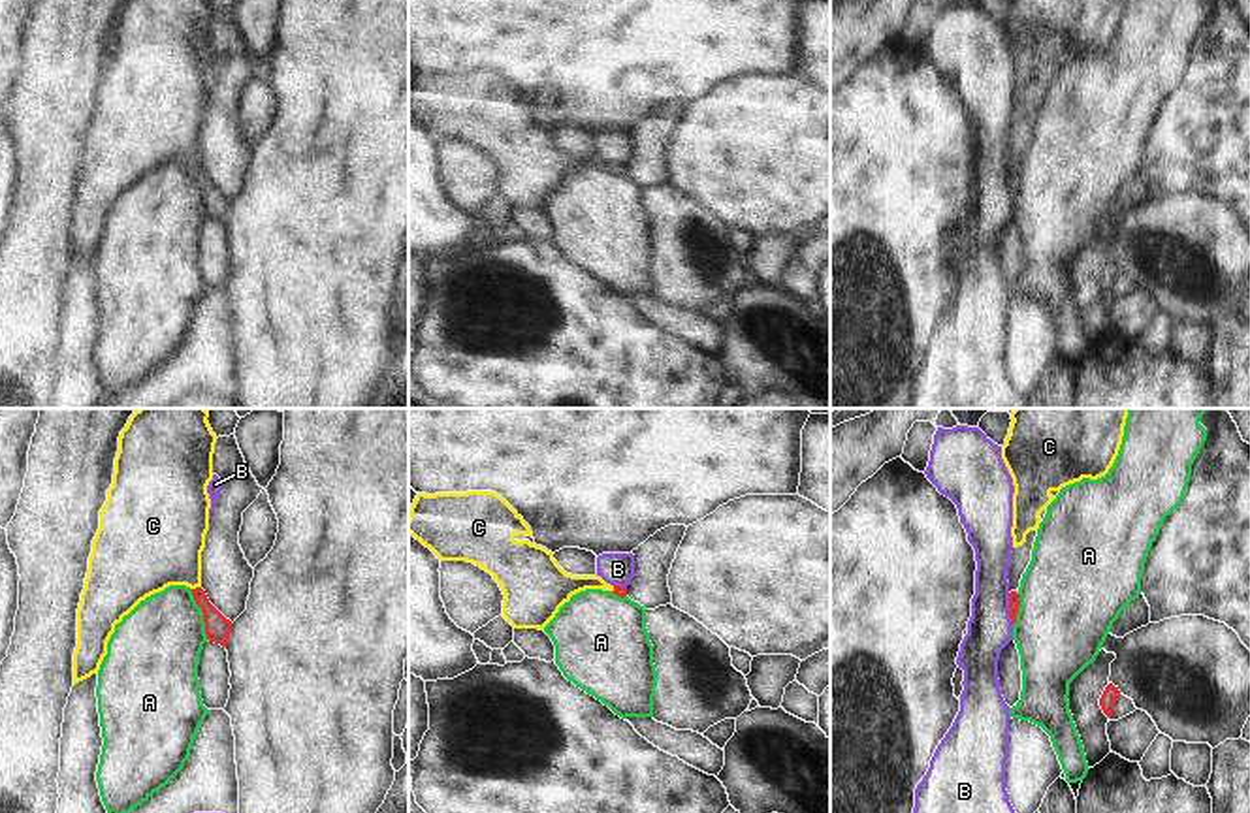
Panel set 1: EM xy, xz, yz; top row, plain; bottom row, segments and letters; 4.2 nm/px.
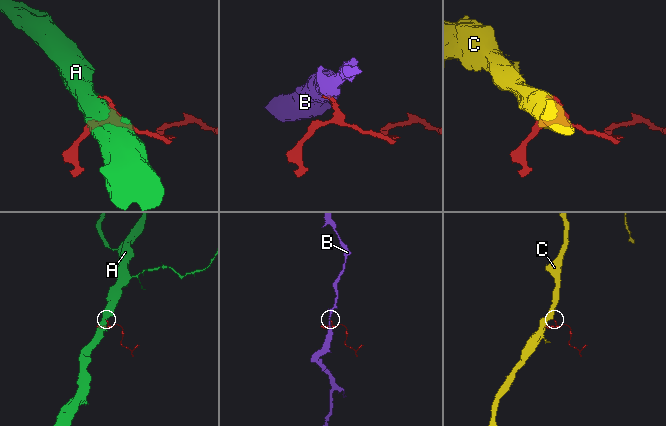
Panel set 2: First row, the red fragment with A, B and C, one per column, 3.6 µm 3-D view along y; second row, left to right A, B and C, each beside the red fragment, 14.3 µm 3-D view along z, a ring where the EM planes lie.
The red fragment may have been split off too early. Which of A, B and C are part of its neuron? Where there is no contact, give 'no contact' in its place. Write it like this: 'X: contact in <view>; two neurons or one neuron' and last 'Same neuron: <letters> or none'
A: contact in xy; two neurons
B: contact in yz; two neurons
C: contact in xy; one neuron
Same neuron: C

